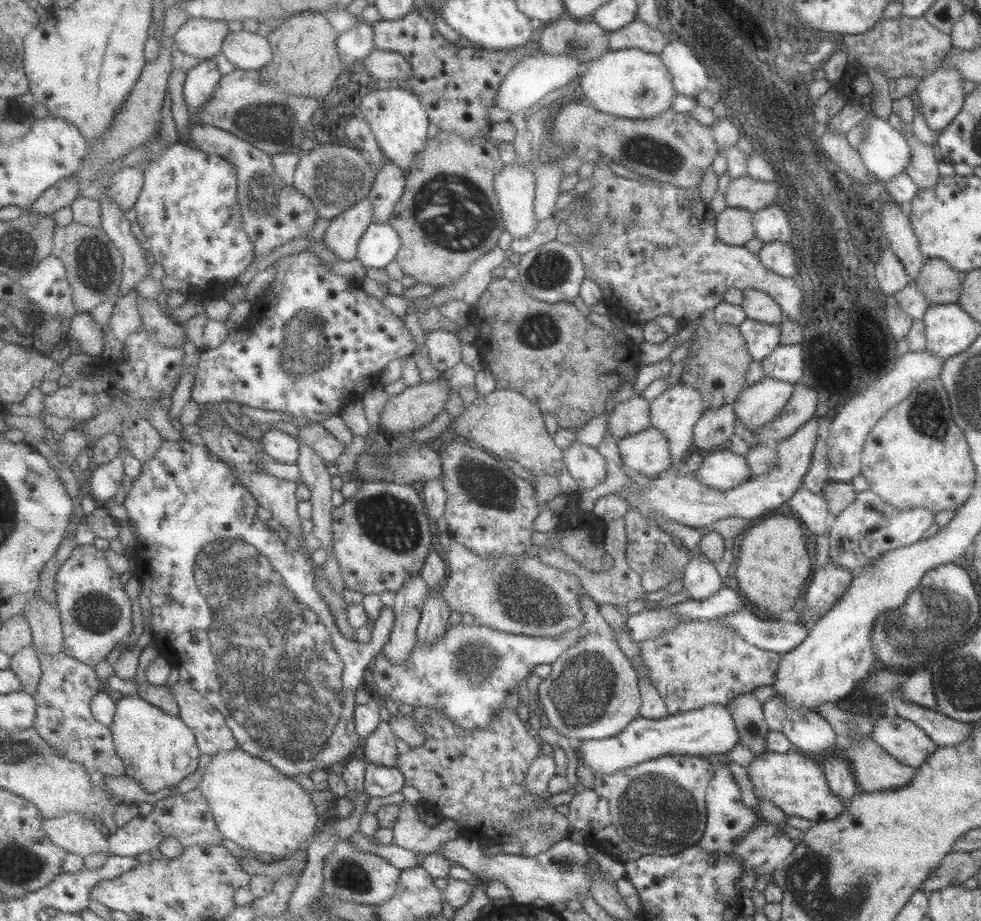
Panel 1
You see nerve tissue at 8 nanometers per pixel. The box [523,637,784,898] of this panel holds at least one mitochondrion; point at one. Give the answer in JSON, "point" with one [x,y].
{"point":[657,810]}

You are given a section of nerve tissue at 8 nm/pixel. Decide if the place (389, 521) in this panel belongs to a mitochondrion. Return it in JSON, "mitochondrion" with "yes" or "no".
{"mitochondrion":"yes"}

